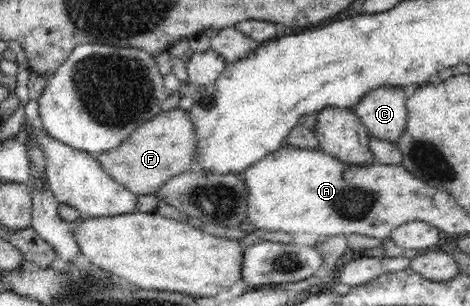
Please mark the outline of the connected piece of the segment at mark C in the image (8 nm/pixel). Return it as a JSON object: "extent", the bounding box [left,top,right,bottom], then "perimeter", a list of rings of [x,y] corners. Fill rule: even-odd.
{"extent":[351,87,407,144],"perimeter":[[[381,87],[365,94],[351,109],[370,136],[396,144],[406,127],[407,100],[401,88]]]}

